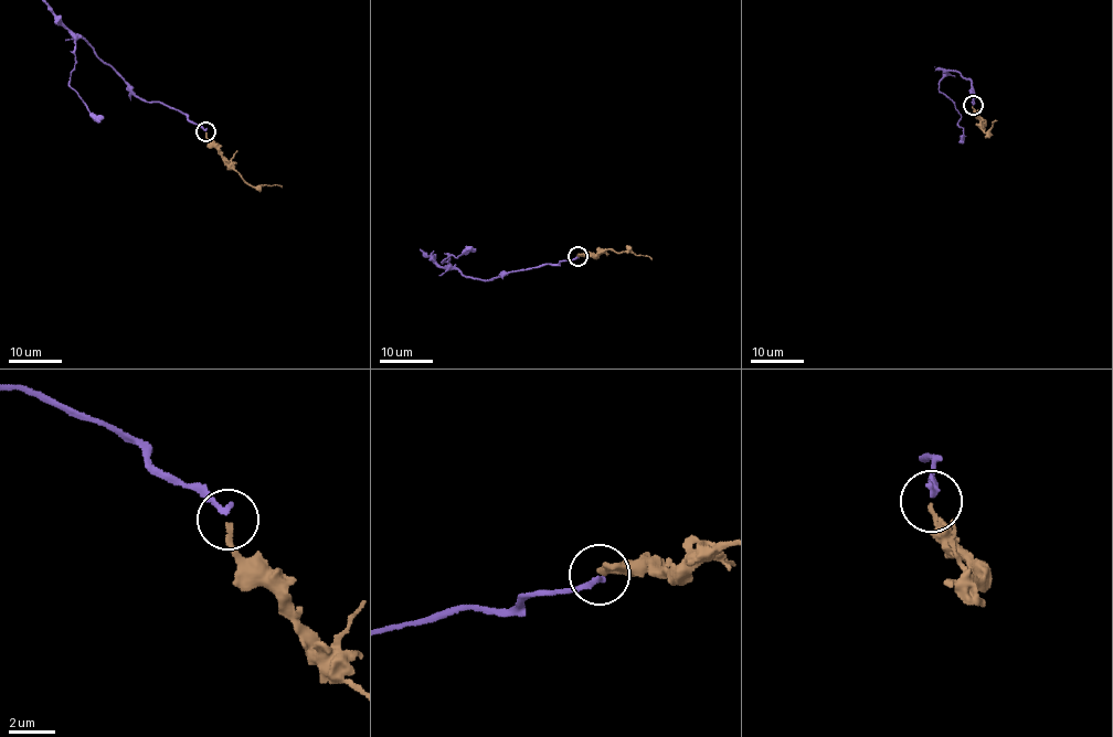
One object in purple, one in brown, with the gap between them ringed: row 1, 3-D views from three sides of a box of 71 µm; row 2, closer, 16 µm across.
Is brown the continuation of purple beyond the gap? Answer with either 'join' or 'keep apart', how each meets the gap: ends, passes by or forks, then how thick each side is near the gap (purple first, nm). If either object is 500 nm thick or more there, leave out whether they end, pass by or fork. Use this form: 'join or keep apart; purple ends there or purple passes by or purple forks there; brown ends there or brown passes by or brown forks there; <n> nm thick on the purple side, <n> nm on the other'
join; purple ends there; brown ends there; 240 nm thick on the purple side, 190 nm on the other

